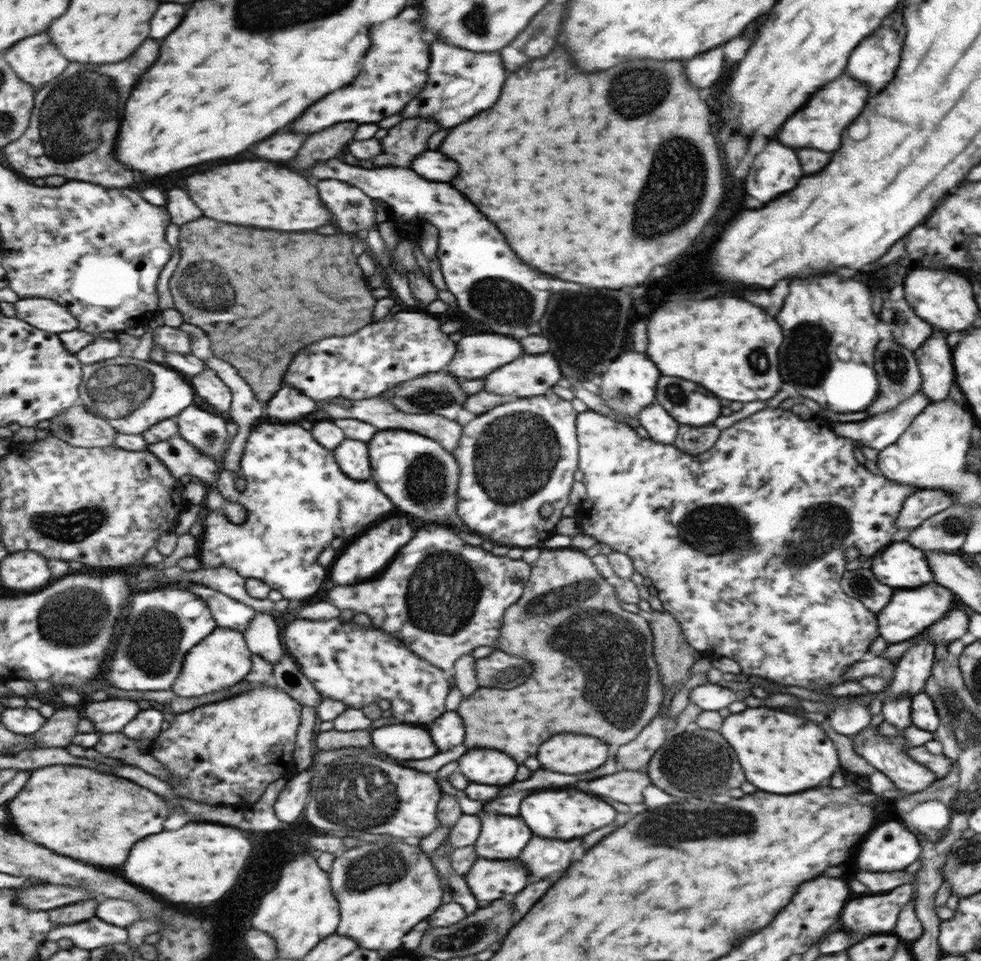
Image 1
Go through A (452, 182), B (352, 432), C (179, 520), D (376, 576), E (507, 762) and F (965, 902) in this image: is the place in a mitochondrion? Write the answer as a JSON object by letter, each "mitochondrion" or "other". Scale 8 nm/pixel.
{"A":"other","B":"other","C":"other","D":"other","E":"other","F":"other"}

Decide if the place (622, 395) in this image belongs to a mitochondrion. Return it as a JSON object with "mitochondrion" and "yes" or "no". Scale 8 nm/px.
{"mitochondrion":"yes"}

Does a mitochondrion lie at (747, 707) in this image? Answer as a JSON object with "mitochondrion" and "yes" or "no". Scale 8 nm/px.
{"mitochondrion":"no"}

